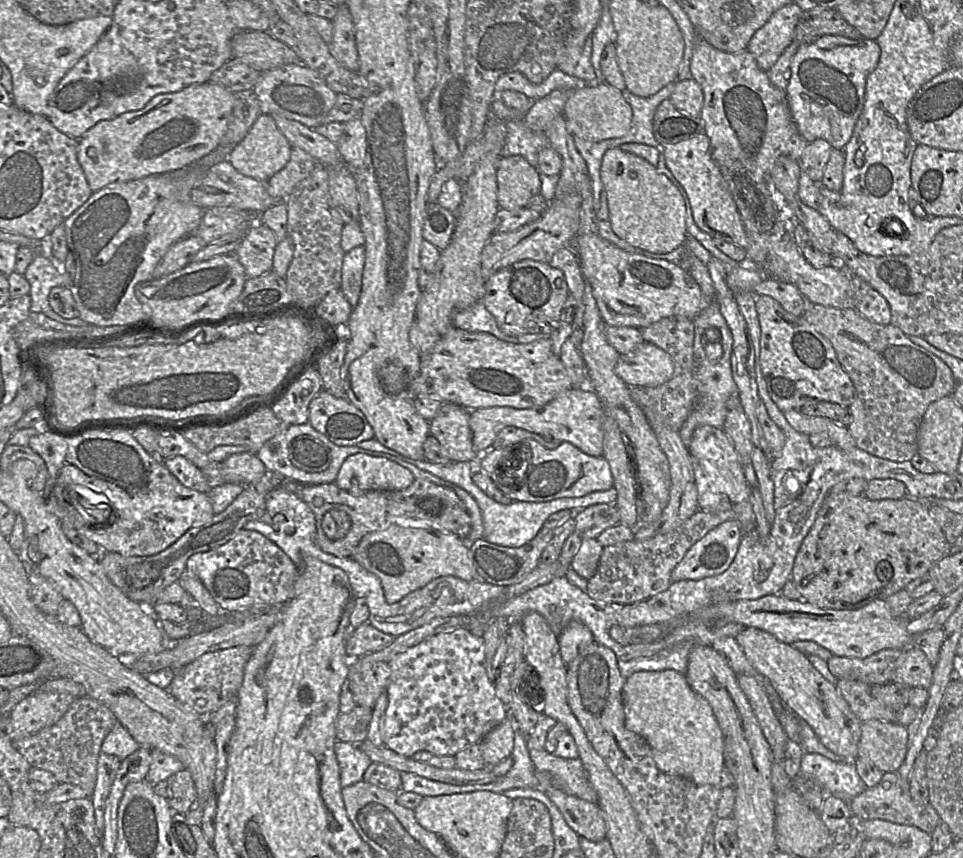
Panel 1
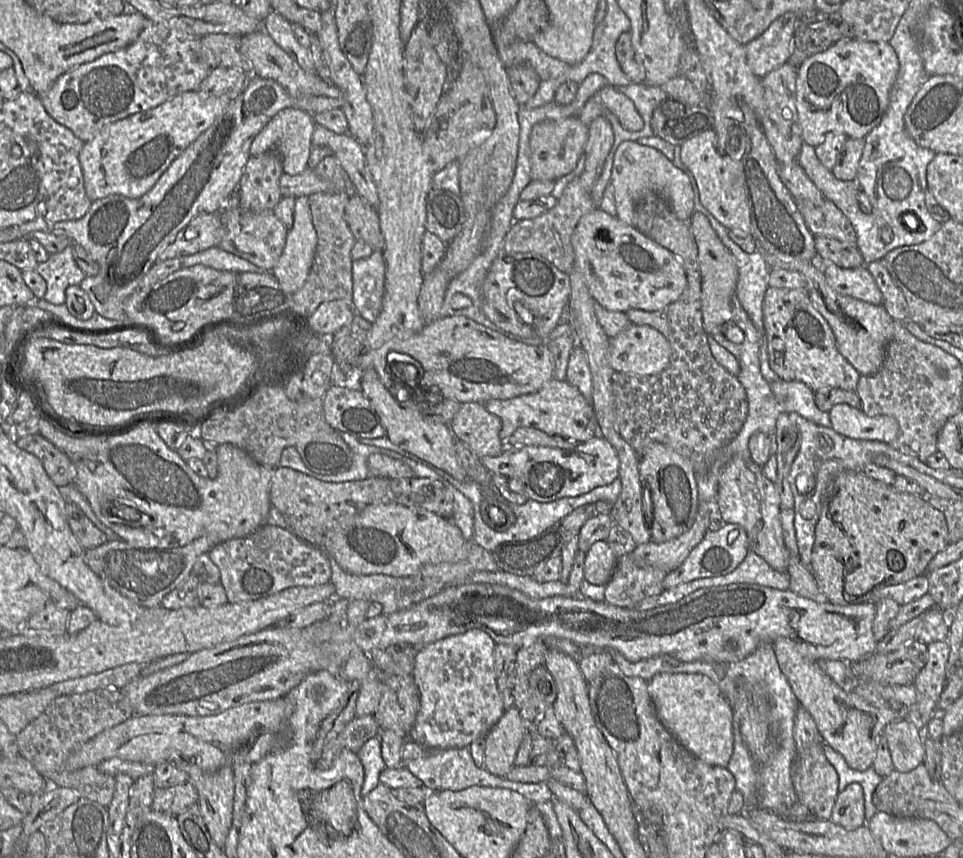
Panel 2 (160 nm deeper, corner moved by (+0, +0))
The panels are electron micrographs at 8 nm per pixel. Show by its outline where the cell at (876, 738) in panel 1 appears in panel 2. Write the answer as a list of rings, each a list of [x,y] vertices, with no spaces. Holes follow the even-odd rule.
[[[901,718],[888,724],[883,735],[887,738],[894,769],[909,772],[923,763],[925,757],[924,731]]]

